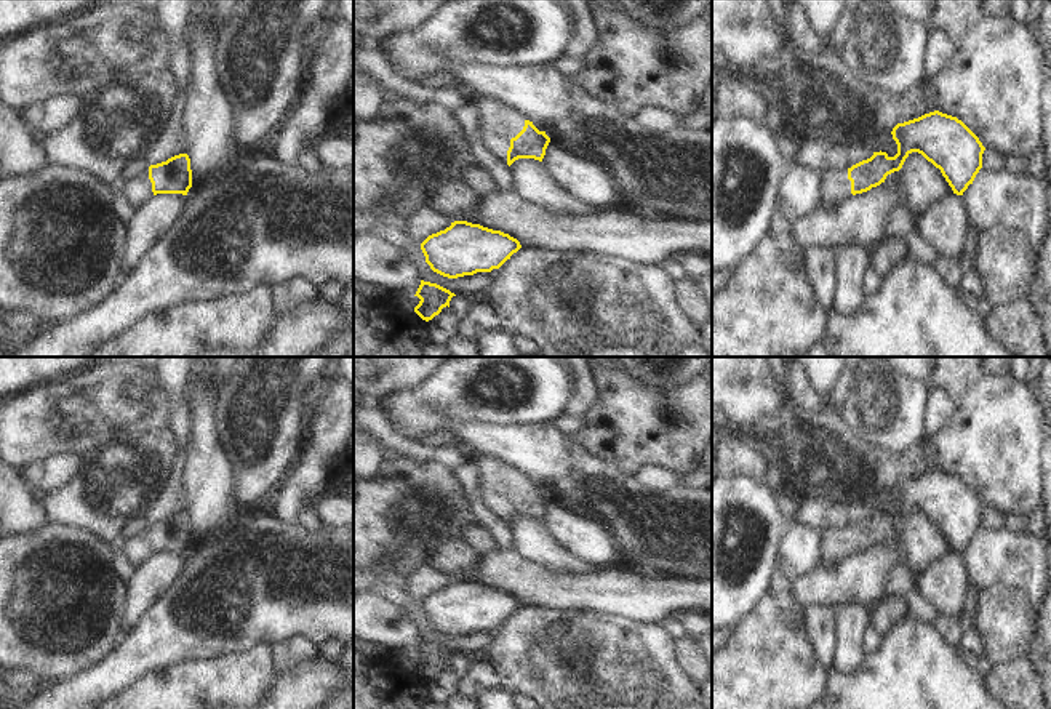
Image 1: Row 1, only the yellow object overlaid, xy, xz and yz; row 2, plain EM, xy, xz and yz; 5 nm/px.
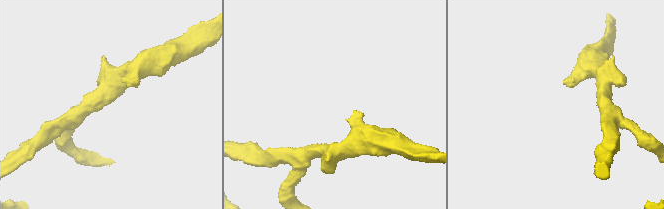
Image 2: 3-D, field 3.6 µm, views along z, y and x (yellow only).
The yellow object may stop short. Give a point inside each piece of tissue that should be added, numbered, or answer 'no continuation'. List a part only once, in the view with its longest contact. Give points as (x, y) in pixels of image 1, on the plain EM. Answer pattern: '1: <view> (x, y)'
1: xz (498, 482)

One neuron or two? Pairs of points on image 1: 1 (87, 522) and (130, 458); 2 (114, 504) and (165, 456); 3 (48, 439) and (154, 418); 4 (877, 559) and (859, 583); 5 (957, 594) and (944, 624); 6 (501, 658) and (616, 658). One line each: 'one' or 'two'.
1: one
2: one
3: one
4: one
5: two
6: one

